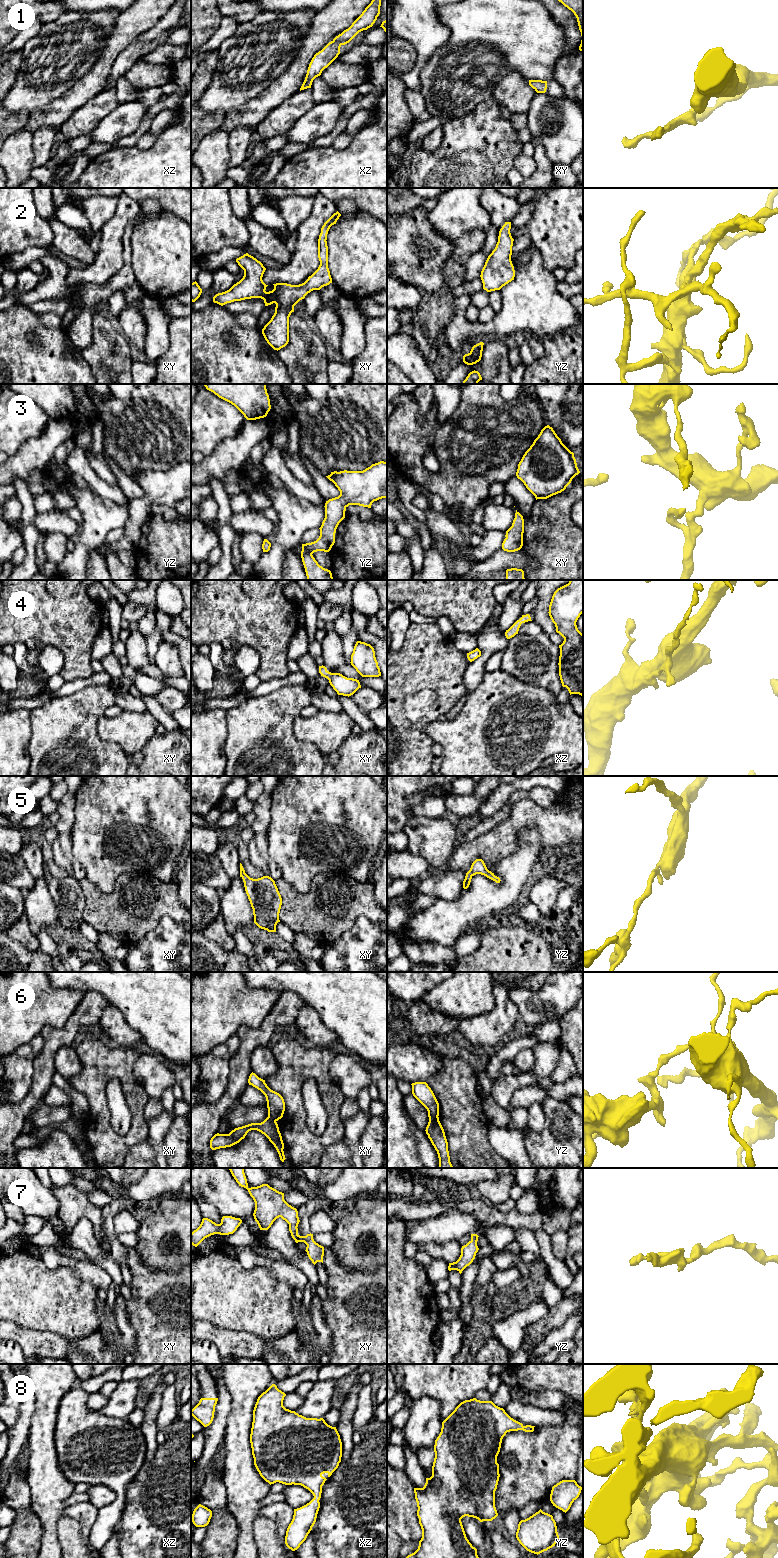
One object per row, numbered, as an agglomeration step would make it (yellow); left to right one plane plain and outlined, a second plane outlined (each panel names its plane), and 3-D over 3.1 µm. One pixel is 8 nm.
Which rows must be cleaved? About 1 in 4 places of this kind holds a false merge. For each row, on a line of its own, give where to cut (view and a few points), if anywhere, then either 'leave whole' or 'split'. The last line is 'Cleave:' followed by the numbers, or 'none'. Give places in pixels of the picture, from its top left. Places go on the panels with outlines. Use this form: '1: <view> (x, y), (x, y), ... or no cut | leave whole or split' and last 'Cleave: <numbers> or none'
1: no cut | leave whole
2: no cut | leave whole
3: no cut | leave whole
4: no cut | leave whole
5: no cut | leave whole
6: yz (437, 1116), (429, 1120) | split
7: no cut | leave whole
8: no cut | leave whole
Cleave: 6

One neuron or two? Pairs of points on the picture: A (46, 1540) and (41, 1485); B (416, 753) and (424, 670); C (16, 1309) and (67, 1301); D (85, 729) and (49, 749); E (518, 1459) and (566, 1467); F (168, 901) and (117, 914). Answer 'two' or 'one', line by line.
A: one
B: one
C: one
D: one
E: one
F: one

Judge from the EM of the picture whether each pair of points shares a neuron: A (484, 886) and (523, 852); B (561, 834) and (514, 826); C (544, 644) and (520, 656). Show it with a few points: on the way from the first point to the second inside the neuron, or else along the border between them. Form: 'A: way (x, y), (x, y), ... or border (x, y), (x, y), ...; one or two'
A: way (497, 889), (513, 876), (513, 870), (518, 865); one
B: way (549, 822), (547, 820), (526, 820); one
C: way (538, 650), (532, 656), (526, 656); one

